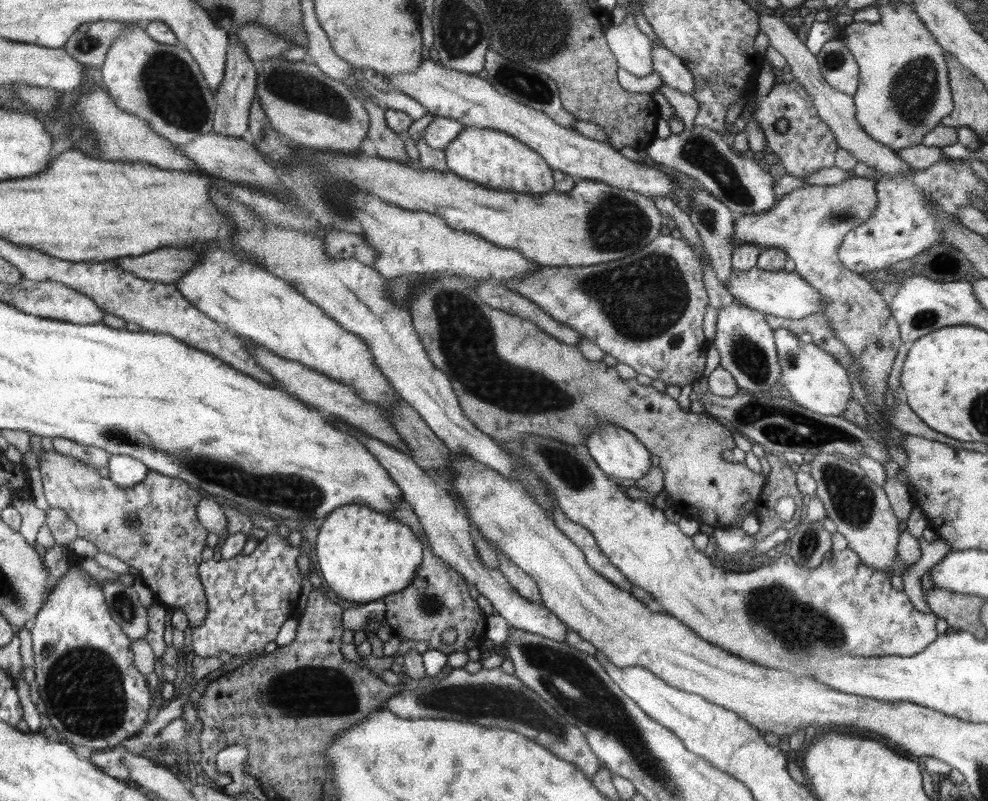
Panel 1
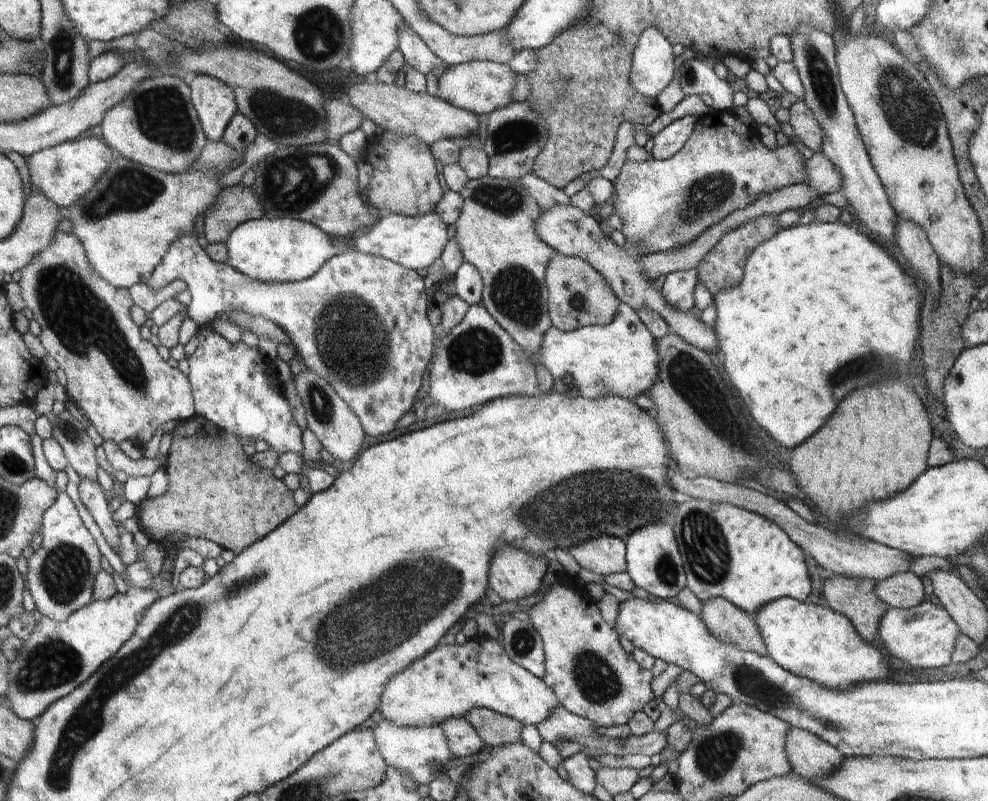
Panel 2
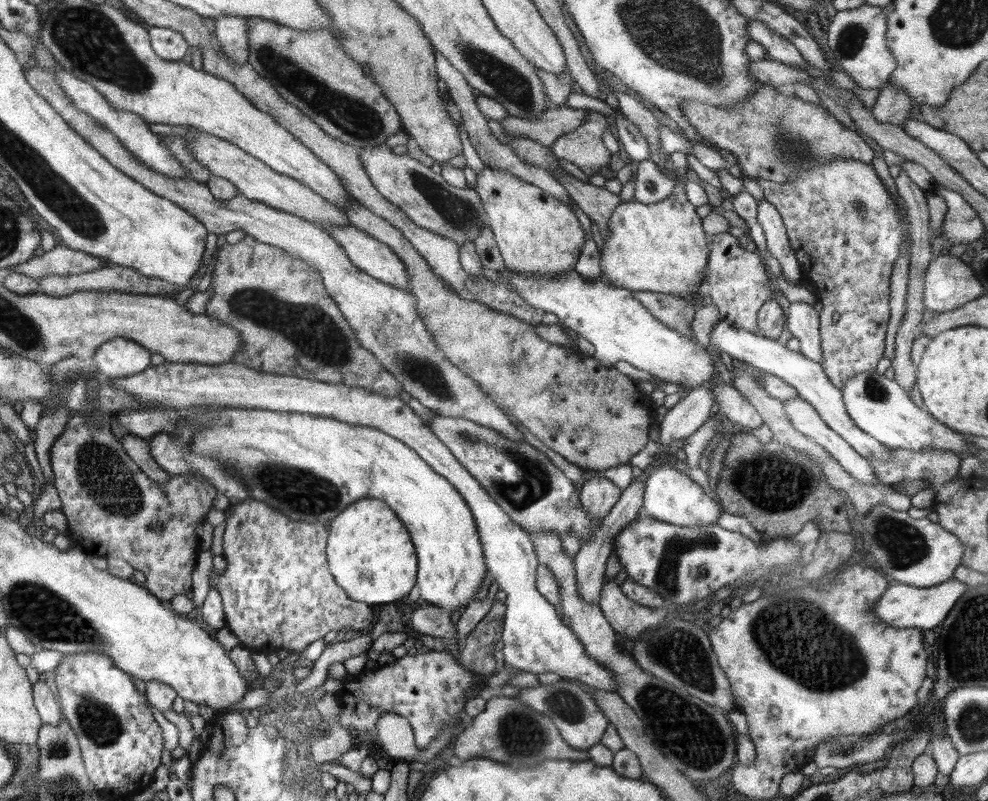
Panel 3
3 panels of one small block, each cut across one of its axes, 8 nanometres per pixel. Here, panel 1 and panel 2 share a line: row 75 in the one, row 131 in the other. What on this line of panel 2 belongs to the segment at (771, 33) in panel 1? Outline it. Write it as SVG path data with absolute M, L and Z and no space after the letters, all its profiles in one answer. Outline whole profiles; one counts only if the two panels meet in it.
M804 101L794 103L789 109L789 114L789 123L794 129L797 140L814 152L819 152L824 142L824 132L808 105Z

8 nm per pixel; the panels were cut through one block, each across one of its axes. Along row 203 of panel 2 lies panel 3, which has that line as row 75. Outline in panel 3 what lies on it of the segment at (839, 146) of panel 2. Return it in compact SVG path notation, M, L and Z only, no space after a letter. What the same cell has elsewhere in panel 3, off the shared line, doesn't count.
M865 2L853 10L836 12L827 29L828 48L833 54L832 63L862 88L882 88L896 69L896 60L886 46L886 29L885 15L878 6Z

